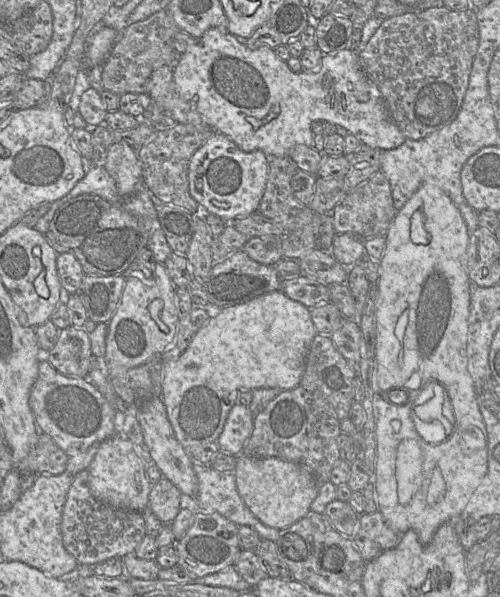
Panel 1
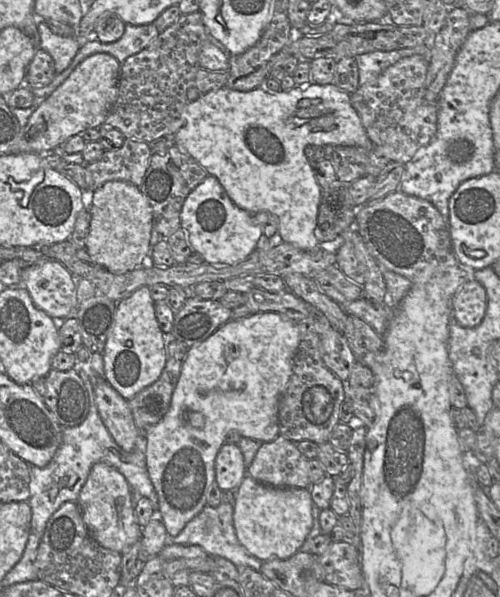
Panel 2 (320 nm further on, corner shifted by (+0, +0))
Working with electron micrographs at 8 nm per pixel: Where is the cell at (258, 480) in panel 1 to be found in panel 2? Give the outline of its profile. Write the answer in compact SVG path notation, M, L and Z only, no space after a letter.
M247 474L235 491L233 525L240 544L263 562L285 560L298 552L309 534L312 524L313 501L309 488L276 488L262 484Z

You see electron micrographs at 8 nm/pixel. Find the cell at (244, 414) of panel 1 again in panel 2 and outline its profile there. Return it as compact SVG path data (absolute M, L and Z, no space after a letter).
M224 443L215 459L215 482L226 491L236 491L247 473L243 454L236 444Z

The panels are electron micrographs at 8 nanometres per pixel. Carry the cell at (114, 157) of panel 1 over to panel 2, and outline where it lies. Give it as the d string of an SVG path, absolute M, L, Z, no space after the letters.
M123 181L106 182L93 192L85 249L93 262L114 274L140 268L148 254L153 213L140 188Z

